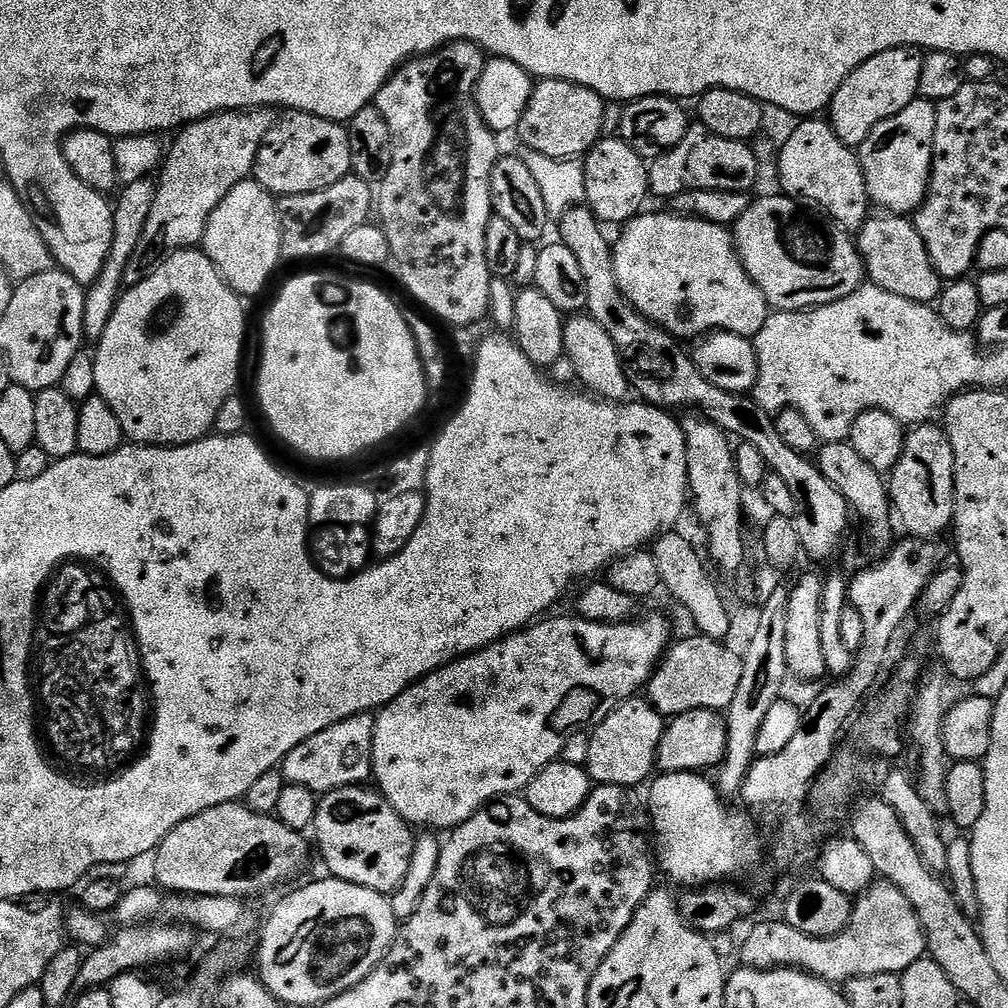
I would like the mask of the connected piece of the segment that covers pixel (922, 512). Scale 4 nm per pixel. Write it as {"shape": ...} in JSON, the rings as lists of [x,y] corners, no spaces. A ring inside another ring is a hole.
{"shape":[[[935,423],[915,425],[904,437],[902,456],[887,477],[888,495],[892,501],[895,519],[905,528],[909,537],[935,541],[944,531],[952,528],[952,515],[956,509],[956,479],[954,478],[954,450],[943,427]]]}

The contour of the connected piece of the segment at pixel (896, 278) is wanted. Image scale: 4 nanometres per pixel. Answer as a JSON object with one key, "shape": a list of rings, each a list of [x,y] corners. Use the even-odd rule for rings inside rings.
{"shape":[[[872,214],[854,236],[860,257],[864,259],[867,279],[898,298],[910,298],[910,302],[932,304],[939,301],[942,281],[938,270],[930,262],[926,242],[918,234],[915,223],[904,214]]]}

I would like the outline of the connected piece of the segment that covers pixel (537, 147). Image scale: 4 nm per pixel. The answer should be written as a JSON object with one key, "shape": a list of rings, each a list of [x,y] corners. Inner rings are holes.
{"shape":[[[540,80],[520,119],[518,137],[529,152],[546,154],[546,158],[574,160],[587,156],[589,150],[605,135],[606,101],[594,90],[565,80]]]}

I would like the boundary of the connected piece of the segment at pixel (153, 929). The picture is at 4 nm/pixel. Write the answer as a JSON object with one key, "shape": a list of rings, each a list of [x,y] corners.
{"shape":[[[179,922],[130,924],[121,927],[119,931],[117,936],[115,933],[99,948],[93,948],[85,955],[82,970],[78,970],[77,989],[102,988],[121,972],[131,972],[135,968],[148,968],[151,964],[164,964],[167,960],[176,960],[191,950],[194,935],[191,927]]]}

